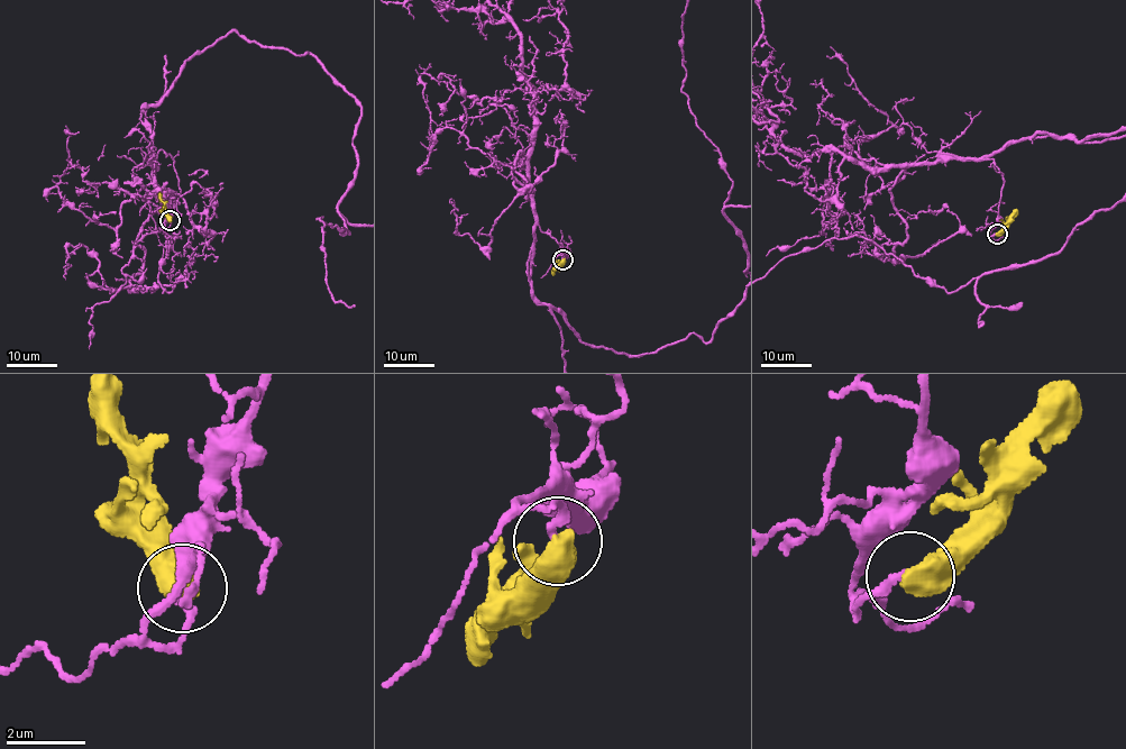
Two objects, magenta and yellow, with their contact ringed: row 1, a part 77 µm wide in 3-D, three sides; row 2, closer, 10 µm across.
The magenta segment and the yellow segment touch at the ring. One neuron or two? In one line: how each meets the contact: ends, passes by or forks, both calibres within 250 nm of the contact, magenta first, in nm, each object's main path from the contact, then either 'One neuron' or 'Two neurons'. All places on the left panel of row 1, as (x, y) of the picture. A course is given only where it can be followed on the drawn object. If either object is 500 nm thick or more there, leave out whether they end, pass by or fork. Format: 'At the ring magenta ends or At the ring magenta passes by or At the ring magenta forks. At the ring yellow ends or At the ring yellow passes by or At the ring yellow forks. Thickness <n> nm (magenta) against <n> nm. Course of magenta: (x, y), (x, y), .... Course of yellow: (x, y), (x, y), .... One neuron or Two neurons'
Thickness 220 nm (magenta) against 700 nm. Course of yellow: (170, 219), (159, 191). Two neurons

